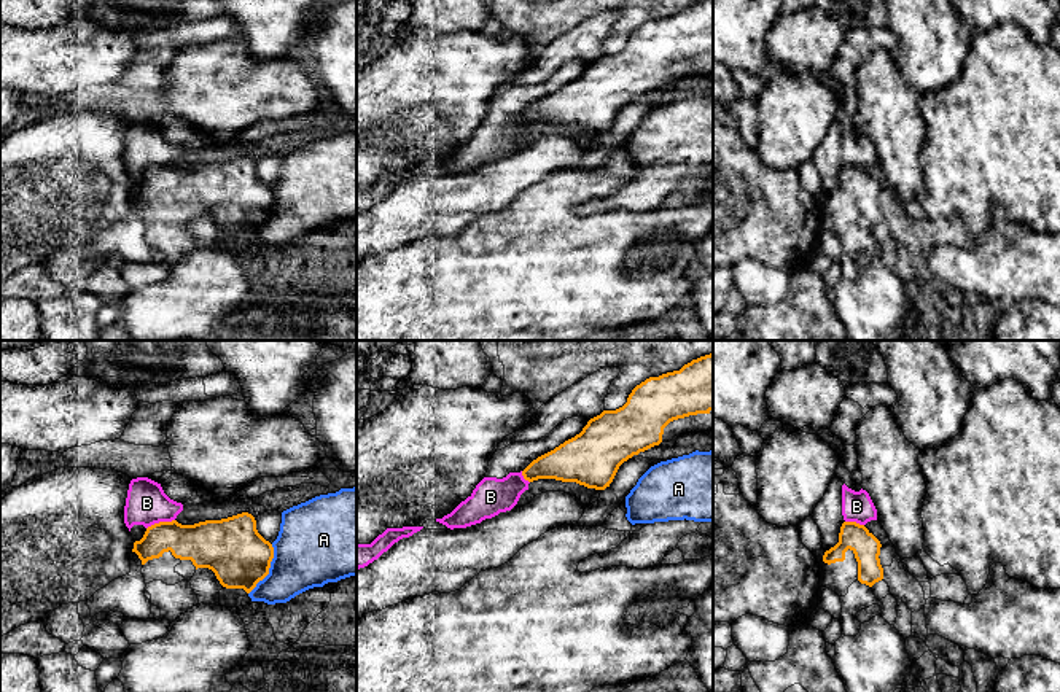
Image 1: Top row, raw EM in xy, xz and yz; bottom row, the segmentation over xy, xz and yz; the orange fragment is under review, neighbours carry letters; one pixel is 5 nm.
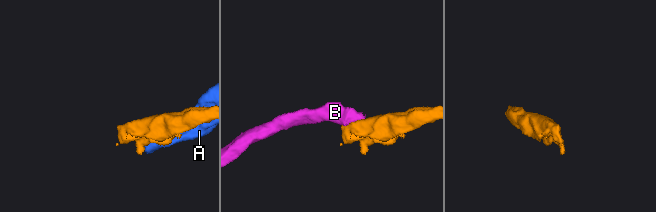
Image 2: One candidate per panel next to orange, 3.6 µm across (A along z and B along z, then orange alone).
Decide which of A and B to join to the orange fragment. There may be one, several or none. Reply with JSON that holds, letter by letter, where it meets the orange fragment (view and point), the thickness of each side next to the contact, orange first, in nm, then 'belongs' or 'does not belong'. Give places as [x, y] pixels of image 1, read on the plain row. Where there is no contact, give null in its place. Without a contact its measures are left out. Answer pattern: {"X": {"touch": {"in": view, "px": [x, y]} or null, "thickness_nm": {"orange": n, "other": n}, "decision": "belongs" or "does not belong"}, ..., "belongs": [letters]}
{"A": {"touch": {"in": "xy", "px": [268, 213]}, "thickness_nm": {"orange": 300, "other": 380}, "decision": "does not belong"}, "B": {"touch": {"in": "xy", "px": [159, 166]}, "thickness_nm": {"orange": 220, "other": 200}, "decision": "does not belong"}, "belongs": []}

